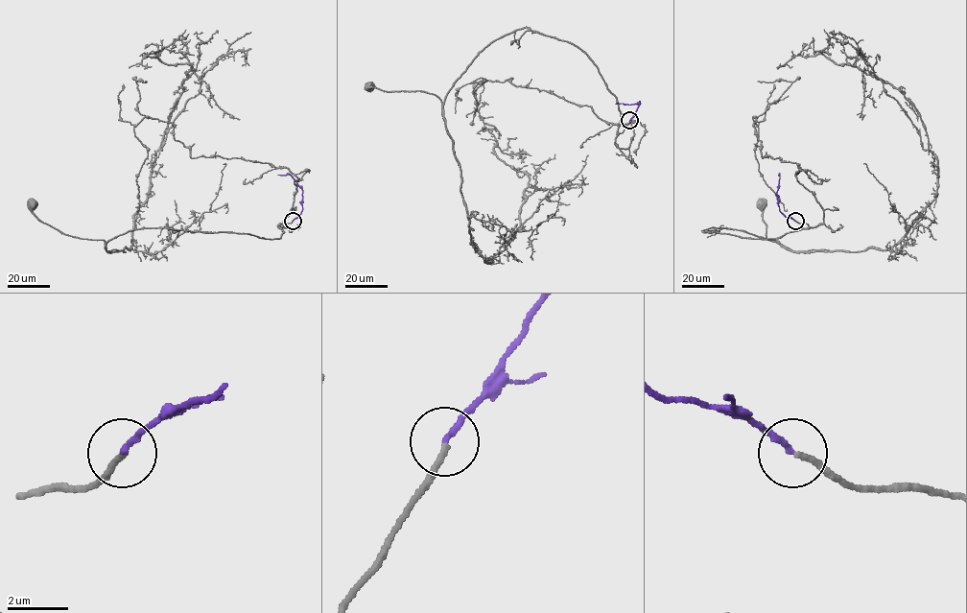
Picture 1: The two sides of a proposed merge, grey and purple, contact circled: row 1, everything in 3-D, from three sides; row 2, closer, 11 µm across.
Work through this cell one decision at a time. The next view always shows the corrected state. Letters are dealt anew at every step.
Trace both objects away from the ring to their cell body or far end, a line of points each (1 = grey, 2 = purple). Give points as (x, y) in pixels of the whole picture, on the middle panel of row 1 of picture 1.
1: (629, 120), (620, 133), (616, 97), (584, 53), (528, 27), (490, 42), (442, 105), (431, 93), (369, 86)
2: (629, 120), (640, 102), (615, 104)

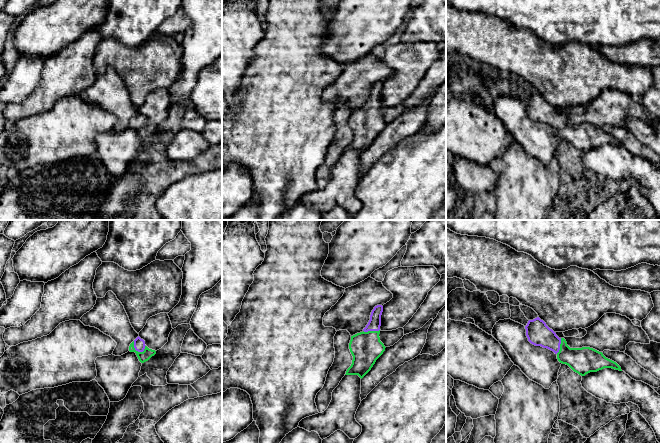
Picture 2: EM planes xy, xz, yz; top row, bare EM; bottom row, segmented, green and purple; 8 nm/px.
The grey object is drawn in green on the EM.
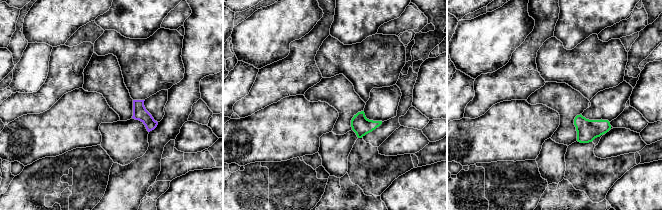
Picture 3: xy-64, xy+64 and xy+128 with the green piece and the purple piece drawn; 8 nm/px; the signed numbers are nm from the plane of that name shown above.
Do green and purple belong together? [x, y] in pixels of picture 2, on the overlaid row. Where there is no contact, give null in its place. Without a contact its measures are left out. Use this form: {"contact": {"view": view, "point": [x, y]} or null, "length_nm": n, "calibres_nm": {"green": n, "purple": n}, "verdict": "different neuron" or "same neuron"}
{"contact": {"view": "xy", "point": [135, 350]}, "length_nm": 120, "calibres_nm": {"green": 90, "purple": 100}, "verdict": "same neuron"}

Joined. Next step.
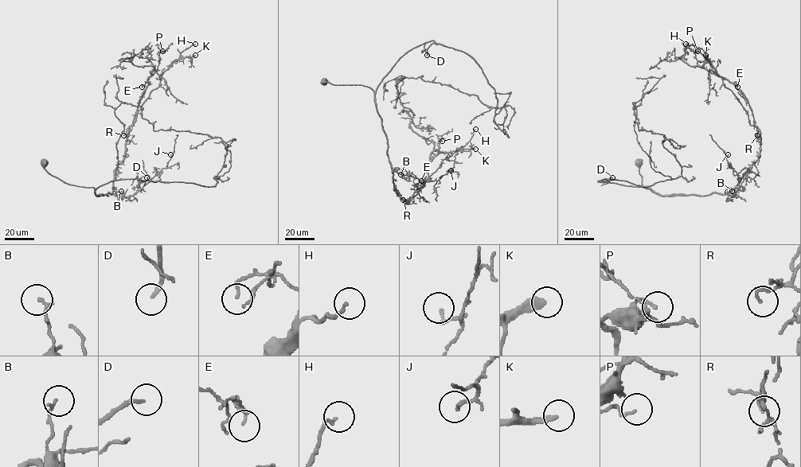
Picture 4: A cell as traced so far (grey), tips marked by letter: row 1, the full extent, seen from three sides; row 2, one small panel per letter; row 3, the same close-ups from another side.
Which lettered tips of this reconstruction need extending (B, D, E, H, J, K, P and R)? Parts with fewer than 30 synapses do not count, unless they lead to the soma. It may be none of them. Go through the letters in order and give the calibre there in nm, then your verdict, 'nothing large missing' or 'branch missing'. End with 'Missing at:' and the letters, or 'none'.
B: 150 nm thick; nothing large missing
D: 160 nm thick; branch missing
E: 90 nm thick; nothing large missing
H: 130 nm thick; nothing large missing
J: 140 nm thick; nothing large missing
K: 320 nm thick; branch missing
P: 110 nm thick; nothing large missing
R: 110 nm thick; nothing large missing
Missing at: D, K

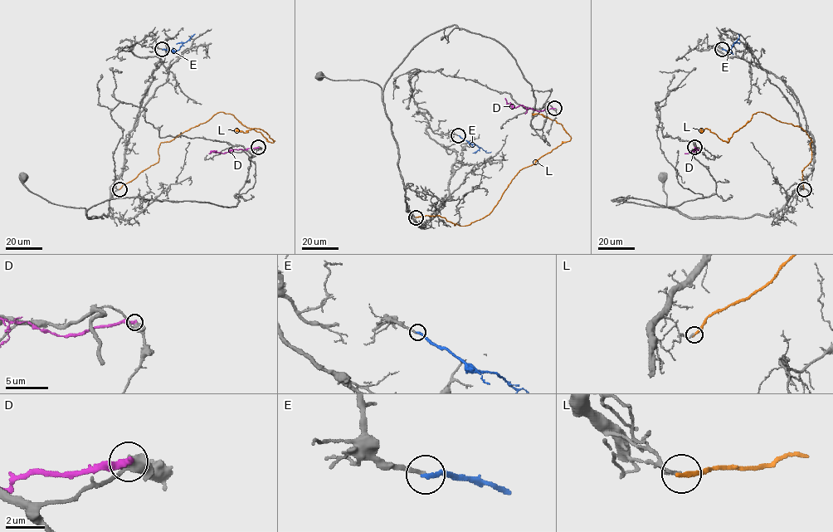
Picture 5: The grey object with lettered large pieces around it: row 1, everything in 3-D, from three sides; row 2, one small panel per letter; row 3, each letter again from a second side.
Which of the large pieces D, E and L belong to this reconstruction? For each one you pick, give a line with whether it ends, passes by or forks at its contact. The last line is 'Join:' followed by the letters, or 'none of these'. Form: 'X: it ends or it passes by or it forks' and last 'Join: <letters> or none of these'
E: it ends
Join: E

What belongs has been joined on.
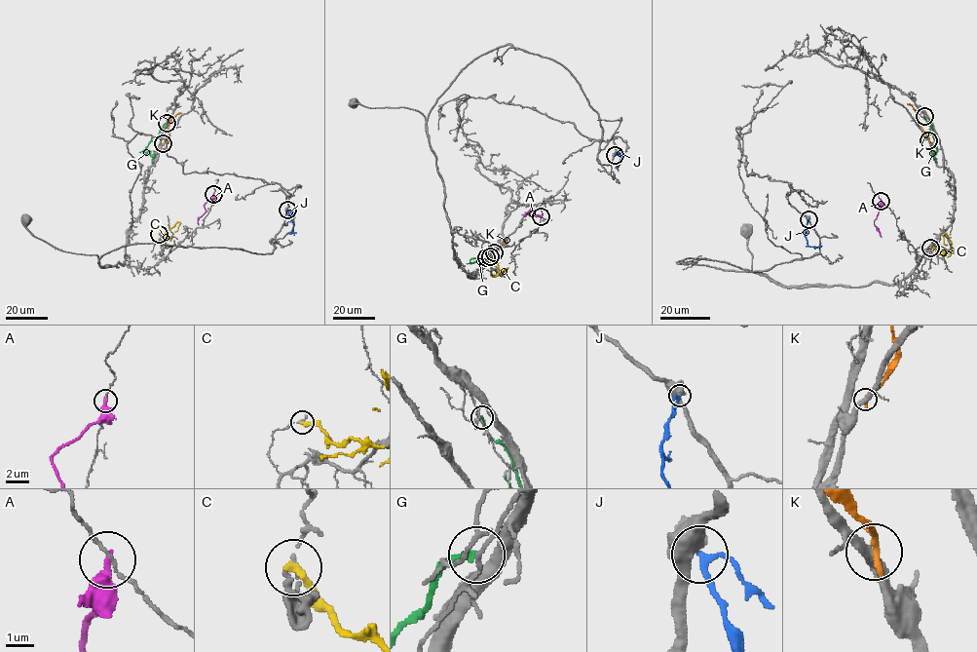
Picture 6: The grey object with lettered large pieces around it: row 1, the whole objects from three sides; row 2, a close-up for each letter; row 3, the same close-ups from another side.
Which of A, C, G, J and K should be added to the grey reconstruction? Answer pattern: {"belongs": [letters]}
{"belongs": []}

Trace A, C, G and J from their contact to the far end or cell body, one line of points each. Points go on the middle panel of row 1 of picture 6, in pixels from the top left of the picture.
A: (541, 216), (530, 210), (526, 216)
C: (486, 257), (498, 269), (493, 277), (502, 272)
G: (493, 252), (485, 259), (469, 262), (476, 258), (478, 263)
J: (615, 155), (620, 153), (617, 167)

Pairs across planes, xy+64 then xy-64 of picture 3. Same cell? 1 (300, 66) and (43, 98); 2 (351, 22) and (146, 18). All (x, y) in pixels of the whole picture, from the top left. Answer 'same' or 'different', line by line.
1: same
2: same

